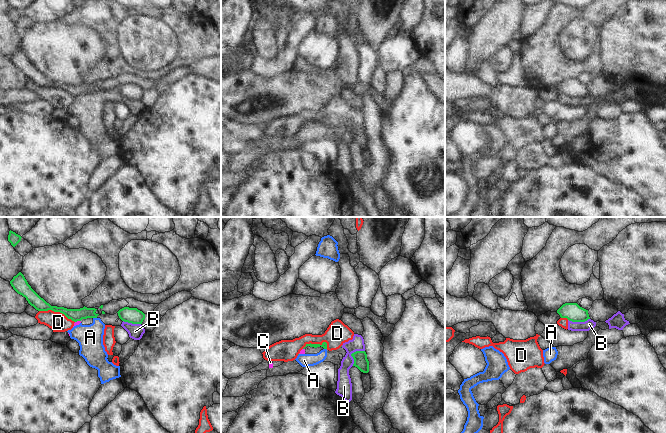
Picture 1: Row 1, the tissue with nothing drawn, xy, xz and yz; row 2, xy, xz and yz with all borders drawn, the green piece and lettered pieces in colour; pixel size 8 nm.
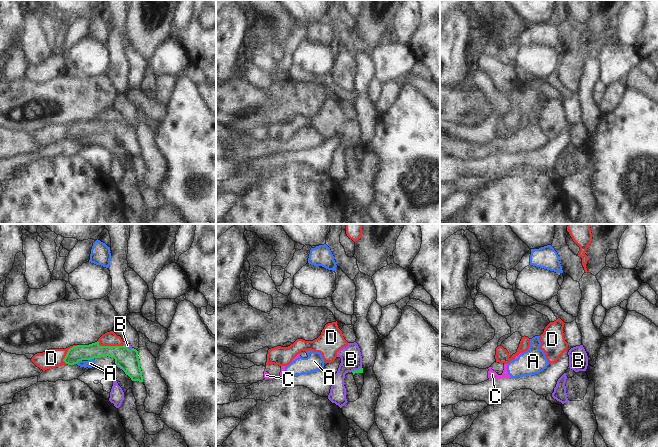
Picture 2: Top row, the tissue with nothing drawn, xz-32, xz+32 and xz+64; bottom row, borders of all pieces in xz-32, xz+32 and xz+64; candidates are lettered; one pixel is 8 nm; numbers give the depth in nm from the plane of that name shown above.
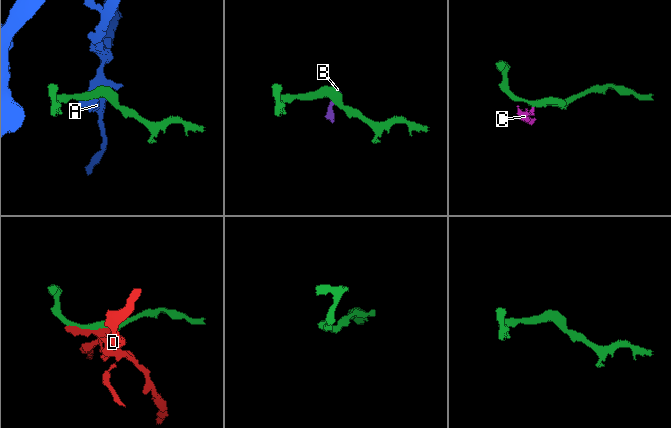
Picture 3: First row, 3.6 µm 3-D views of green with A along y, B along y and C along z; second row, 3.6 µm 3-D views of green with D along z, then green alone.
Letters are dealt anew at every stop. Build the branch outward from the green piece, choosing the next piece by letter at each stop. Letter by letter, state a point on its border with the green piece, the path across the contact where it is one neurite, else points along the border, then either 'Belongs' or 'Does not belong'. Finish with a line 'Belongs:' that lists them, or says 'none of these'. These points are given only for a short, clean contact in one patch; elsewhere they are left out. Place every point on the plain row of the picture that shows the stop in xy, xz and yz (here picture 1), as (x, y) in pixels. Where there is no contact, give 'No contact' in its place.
A: Touches green at xy (95, 93). Boundary: xy (93, 93), (96, 94). Does not belong
B: Touches green at xz (352, 129). Boundary: xz (364, 126), (356, 126), (351, 130), (353, 135), (352, 141). Does not belong
C: Touches green at xy (77, 96). Boundary: xy (80, 96), (75, 98). Does not belong
D: Touches green at xy (57, 87). Does not belong
Belongs: none of these

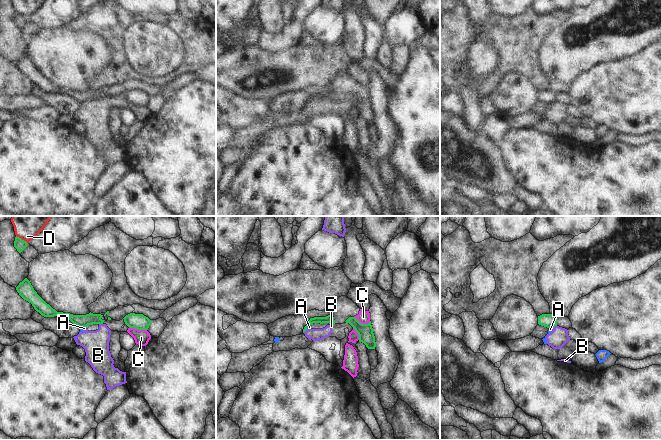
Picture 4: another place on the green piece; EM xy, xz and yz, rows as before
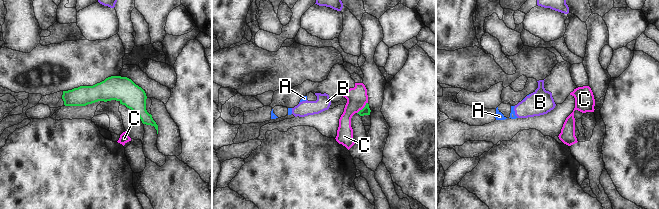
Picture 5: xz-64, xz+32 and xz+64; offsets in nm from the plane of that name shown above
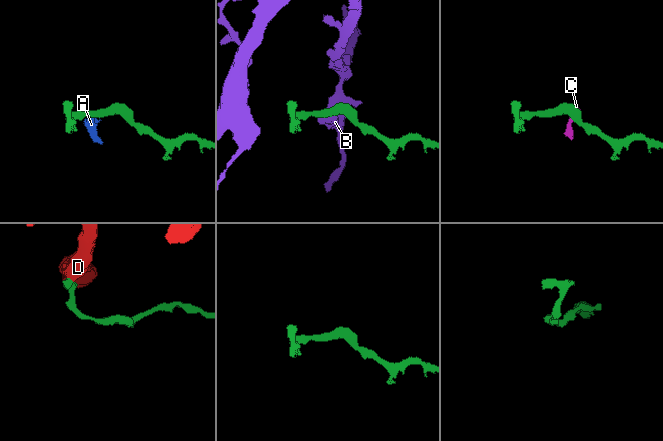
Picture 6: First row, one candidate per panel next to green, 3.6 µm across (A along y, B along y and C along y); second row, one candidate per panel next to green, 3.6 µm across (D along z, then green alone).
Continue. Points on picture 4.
A: Touches green at xy (83, 102). Boundary: xy (86, 102), (81, 104). Does not belong
B: Touches green at xz (305, 106). Boundary: xz (307, 105), (303, 108). Does not belong
C: Touches green at xy (138, 105). Boundary: xy (129, 102), (135, 105), (146, 106). Does not belong
D: Touches green at xy (21, 15). Boundary: xy (16, 11), (27, 19). Does not belong
Belongs: none of these

